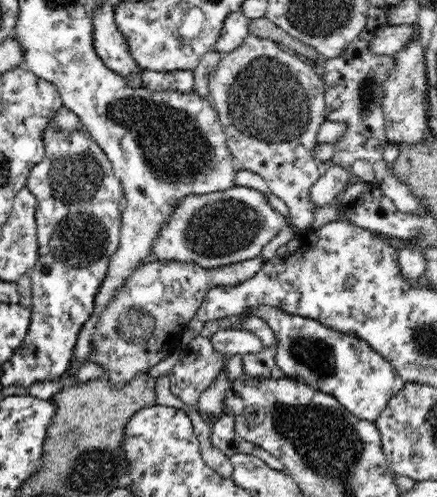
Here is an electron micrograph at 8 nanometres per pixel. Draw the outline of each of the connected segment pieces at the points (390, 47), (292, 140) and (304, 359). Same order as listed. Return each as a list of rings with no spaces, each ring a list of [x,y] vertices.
[[[416,25],[384,26],[371,38],[369,51],[380,56],[393,56],[419,33],[419,27]]]
[[[248,35],[242,44],[238,45],[238,48],[229,52],[227,56],[219,60],[218,65],[215,70],[209,76],[209,101],[214,107],[214,110],[219,116],[219,123],[222,125],[223,131],[227,136],[227,148],[229,152],[234,157],[233,164],[236,165],[238,169],[247,170],[256,174],[259,174],[268,185],[270,192],[274,193],[276,196],[280,197],[287,206],[288,210],[288,222],[294,225],[295,228],[300,230],[308,229],[312,221],[314,220],[314,211],[316,206],[309,199],[310,187],[328,170],[328,163],[323,163],[317,160],[314,156],[314,150],[316,145],[319,143],[316,141],[316,134],[319,132],[322,123],[325,121],[325,84],[322,76],[315,73],[312,63],[310,61],[303,62],[302,57],[296,54],[295,51],[288,50],[287,46],[281,46],[273,40],[267,39],[266,37],[259,37],[254,35]]]
[[[256,305],[248,309],[248,315],[252,314],[264,319],[274,331],[277,340],[276,365],[285,377],[295,379],[311,388],[332,395],[351,414],[362,420],[375,422],[386,409],[386,405],[394,393],[400,392],[406,384],[390,362],[375,352],[368,341],[358,338],[354,333],[342,333],[338,329],[320,323],[318,320],[291,315],[270,305]]]

